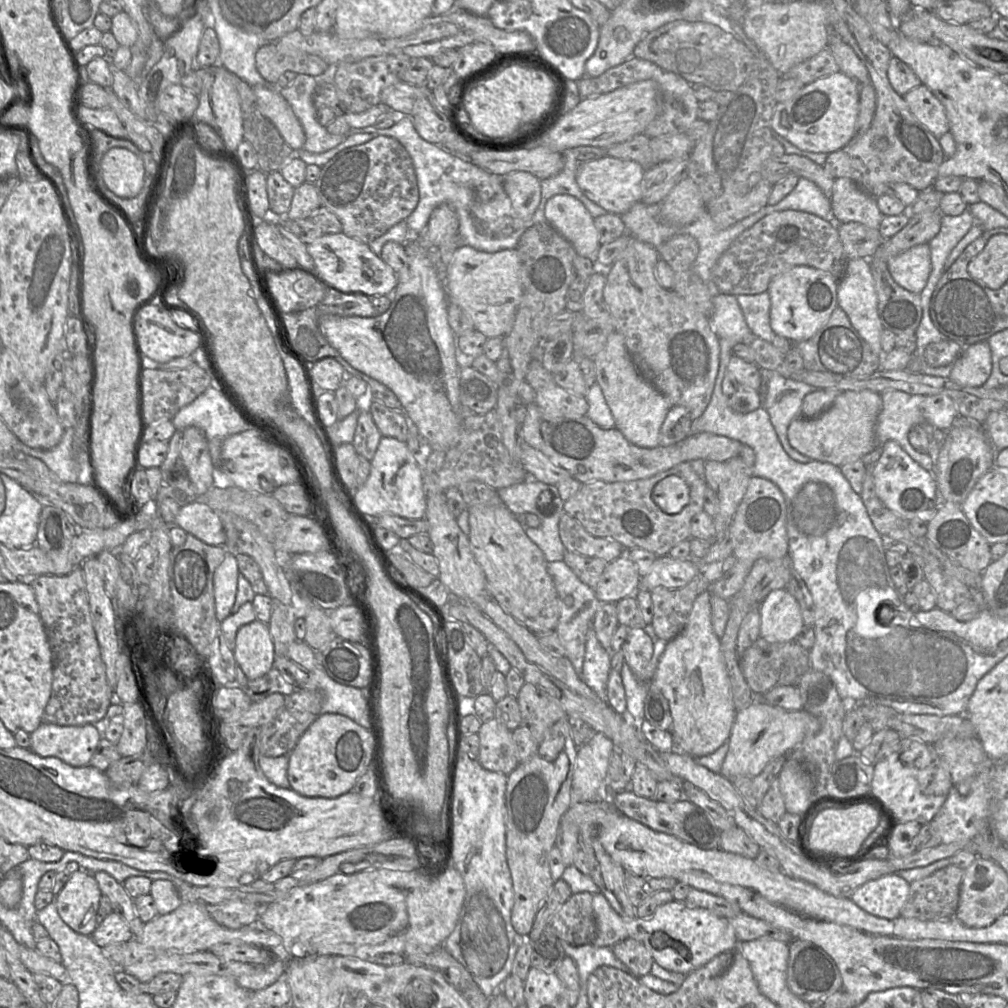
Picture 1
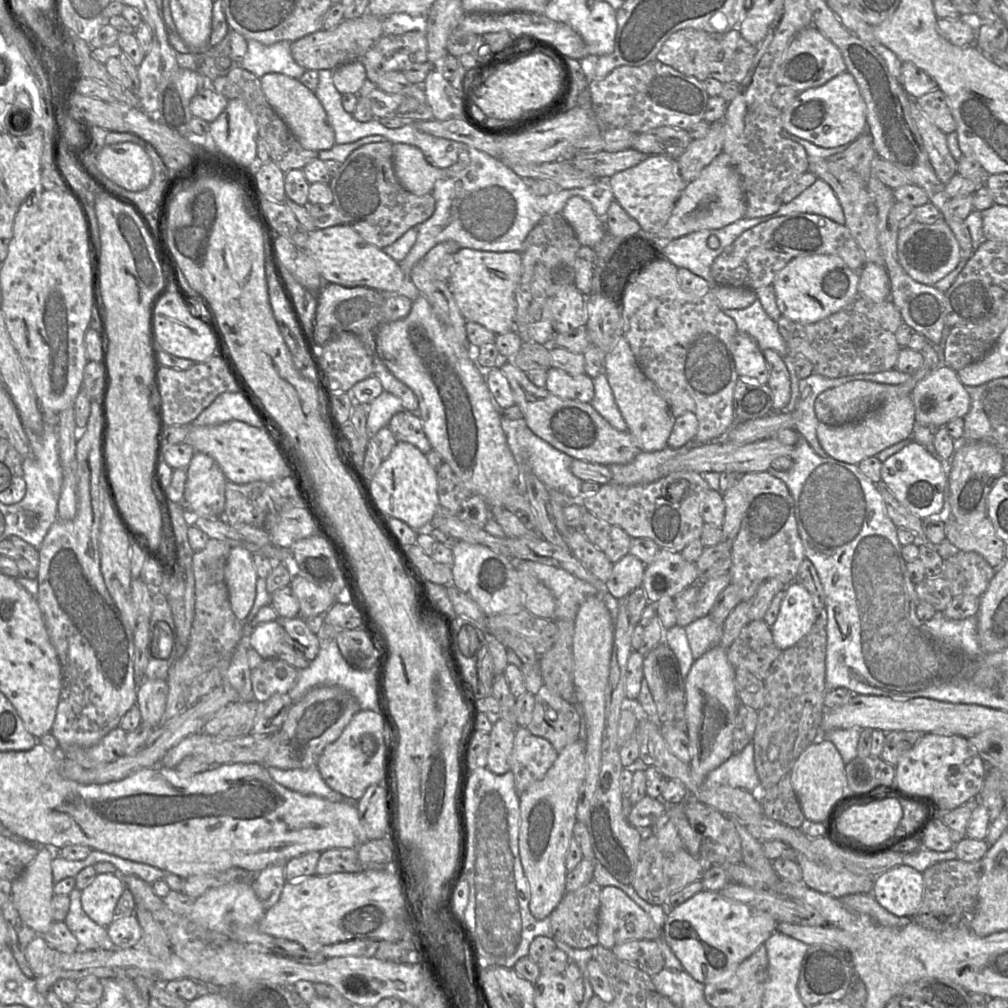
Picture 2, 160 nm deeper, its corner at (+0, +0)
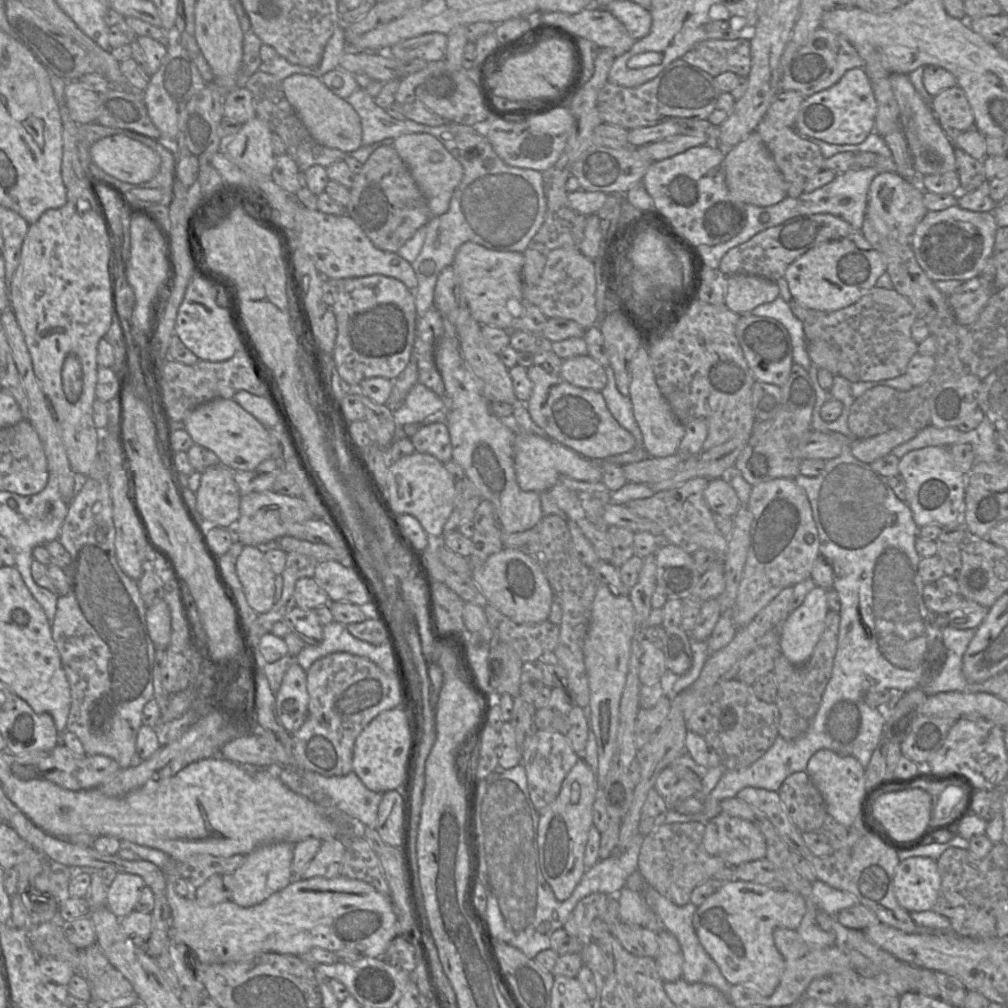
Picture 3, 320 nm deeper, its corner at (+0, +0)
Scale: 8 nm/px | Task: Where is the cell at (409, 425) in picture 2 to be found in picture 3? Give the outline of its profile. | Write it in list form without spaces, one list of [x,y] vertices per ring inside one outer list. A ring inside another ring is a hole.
[[[444,421],[421,427],[411,438],[415,450],[434,456],[442,463],[452,460],[452,444]]]

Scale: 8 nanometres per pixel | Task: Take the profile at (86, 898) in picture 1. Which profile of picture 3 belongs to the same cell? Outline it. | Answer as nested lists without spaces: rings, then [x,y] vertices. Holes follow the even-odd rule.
[[[118,873],[108,888],[105,906],[121,919],[134,911],[144,887],[139,875]]]

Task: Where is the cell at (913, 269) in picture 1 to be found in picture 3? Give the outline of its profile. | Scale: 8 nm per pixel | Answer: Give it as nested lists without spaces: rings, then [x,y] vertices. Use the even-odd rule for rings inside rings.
[[[955,205],[942,211],[928,212],[917,224],[910,246],[914,256],[931,281],[960,280],[963,282],[980,276],[986,261],[992,256],[998,226],[993,212],[973,212]]]

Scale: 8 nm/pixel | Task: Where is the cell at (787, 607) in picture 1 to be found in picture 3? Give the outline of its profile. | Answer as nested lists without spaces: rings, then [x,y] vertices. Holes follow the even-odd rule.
[[[815,587],[808,593],[803,603],[789,614],[782,628],[780,648],[791,663],[800,666],[809,660],[824,630],[828,611],[827,590]]]

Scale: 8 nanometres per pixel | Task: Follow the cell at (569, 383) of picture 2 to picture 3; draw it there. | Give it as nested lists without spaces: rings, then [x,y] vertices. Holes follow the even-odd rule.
[[[588,355],[563,360],[558,375],[573,386],[598,392],[607,382],[605,368]]]

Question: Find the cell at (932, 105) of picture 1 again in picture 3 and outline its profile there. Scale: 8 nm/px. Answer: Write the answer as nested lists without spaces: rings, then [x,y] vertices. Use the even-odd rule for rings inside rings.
[[[953,86],[934,97],[929,104],[943,128],[959,133],[974,127],[975,119],[962,88]]]

